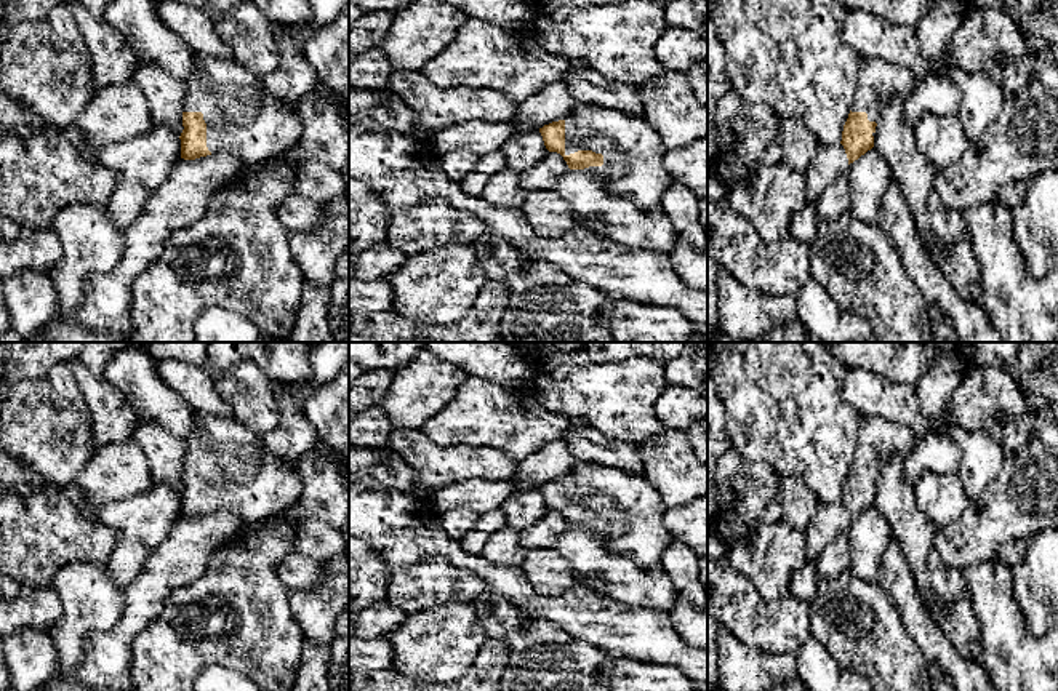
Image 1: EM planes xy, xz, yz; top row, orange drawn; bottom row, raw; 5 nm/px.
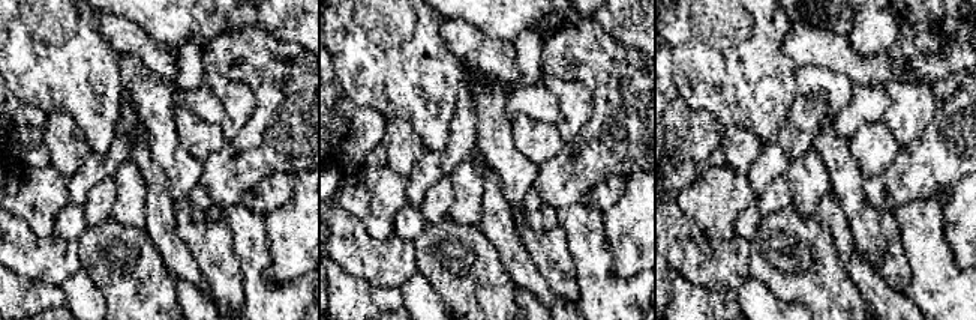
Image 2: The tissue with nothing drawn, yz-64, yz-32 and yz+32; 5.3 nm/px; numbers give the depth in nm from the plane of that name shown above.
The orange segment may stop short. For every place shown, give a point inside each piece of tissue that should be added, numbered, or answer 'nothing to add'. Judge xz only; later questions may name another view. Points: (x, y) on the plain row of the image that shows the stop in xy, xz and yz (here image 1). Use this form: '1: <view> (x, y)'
1: xz (633, 509)

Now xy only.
1: xy (242, 474)

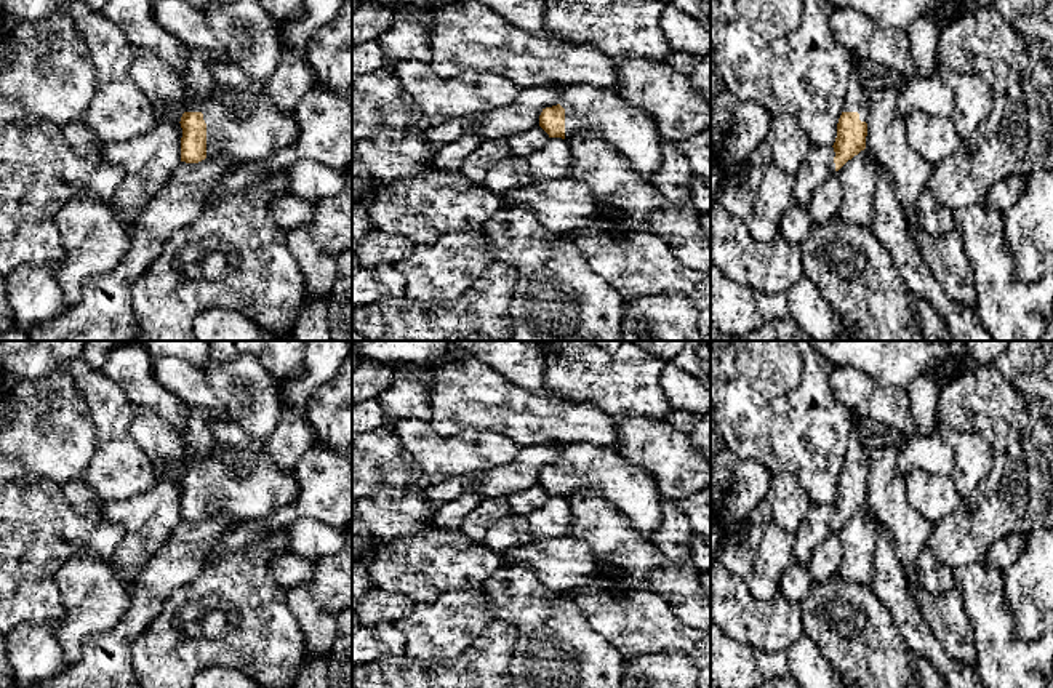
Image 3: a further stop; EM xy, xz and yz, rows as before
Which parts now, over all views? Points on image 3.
1: xy (242, 484)

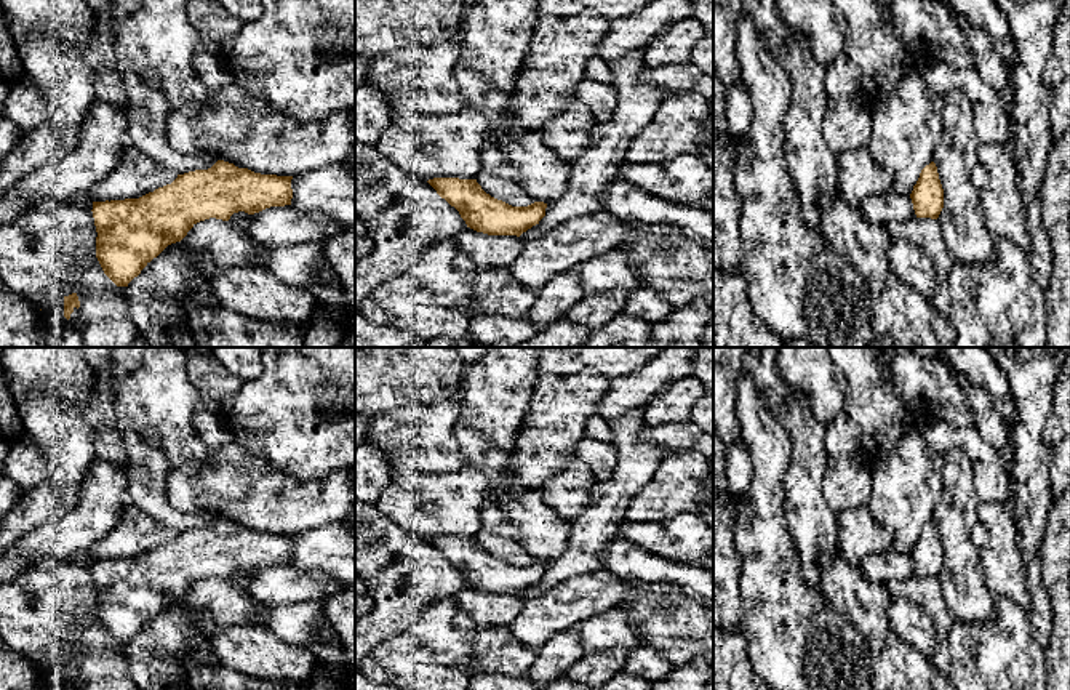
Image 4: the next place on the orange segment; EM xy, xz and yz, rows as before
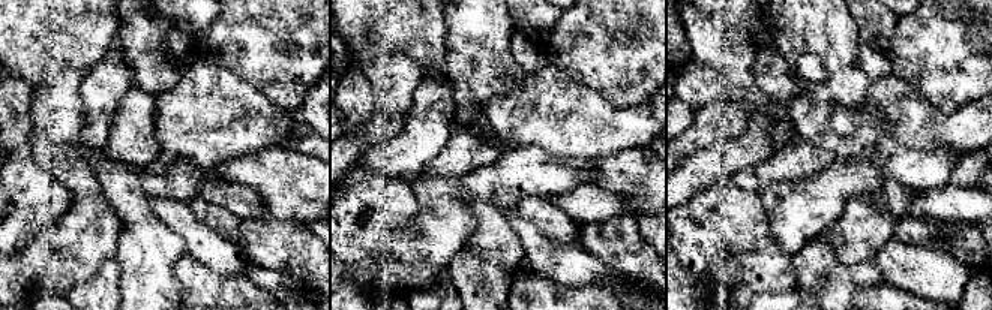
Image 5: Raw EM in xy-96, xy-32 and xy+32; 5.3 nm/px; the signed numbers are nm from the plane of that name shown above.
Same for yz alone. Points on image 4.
nothing to add

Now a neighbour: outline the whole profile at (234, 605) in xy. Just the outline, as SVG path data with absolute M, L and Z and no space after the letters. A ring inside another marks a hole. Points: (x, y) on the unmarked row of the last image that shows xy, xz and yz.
M210 576L194 583L181 604L195 621L194 645L197 648L210 644L202 621L203 610L221 626L250 624L254 600L246 591L232 584L230 580Z

